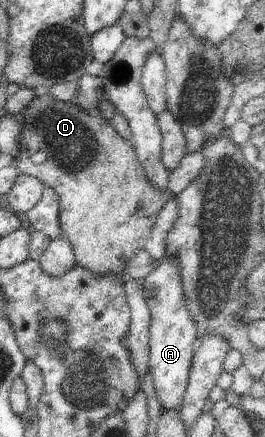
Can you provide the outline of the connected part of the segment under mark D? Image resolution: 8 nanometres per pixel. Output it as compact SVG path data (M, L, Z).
M40 91L29 106L24 108L21 113L23 116L20 118L23 119L25 124L23 133L21 134L21 155L16 158L17 168L22 174L28 174L29 176L38 178L44 183L46 188L52 188L58 194L60 236L62 238L68 238L68 241L71 243L75 255L75 265L87 269L98 278L108 276L109 274L113 274L118 278L124 278L128 262L134 257L137 251L142 249L143 244L152 233L152 228L154 227L160 210L166 205L166 202L175 195L168 189L156 189L149 182L144 167L142 167L142 164L137 160L134 145L132 145L130 141L120 137L112 124L102 119L98 112L81 112L76 106L70 106L69 103L55 100L52 96L46 94L45 91Z

